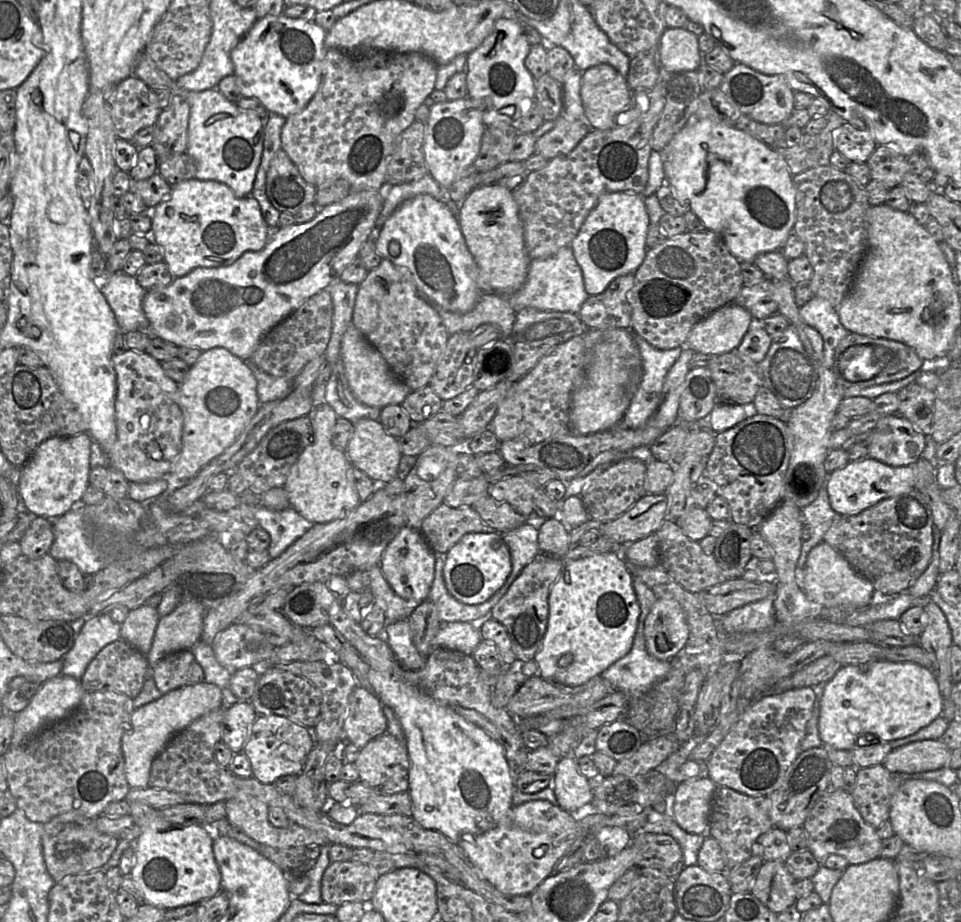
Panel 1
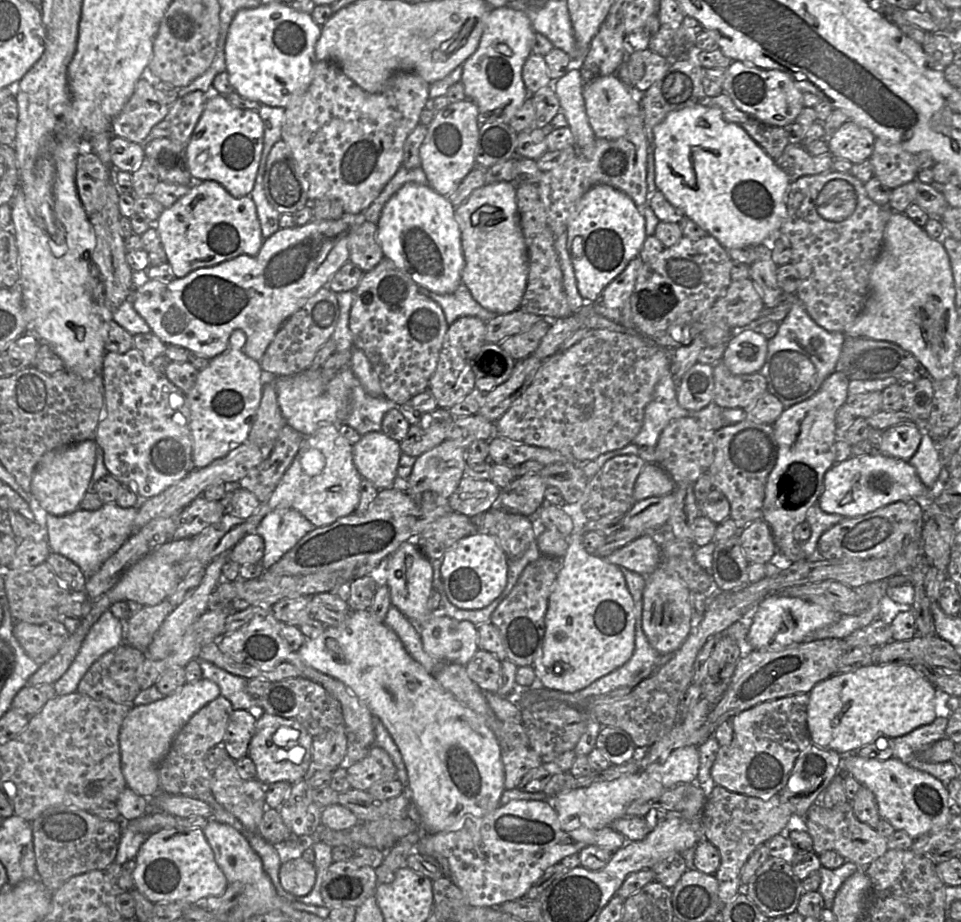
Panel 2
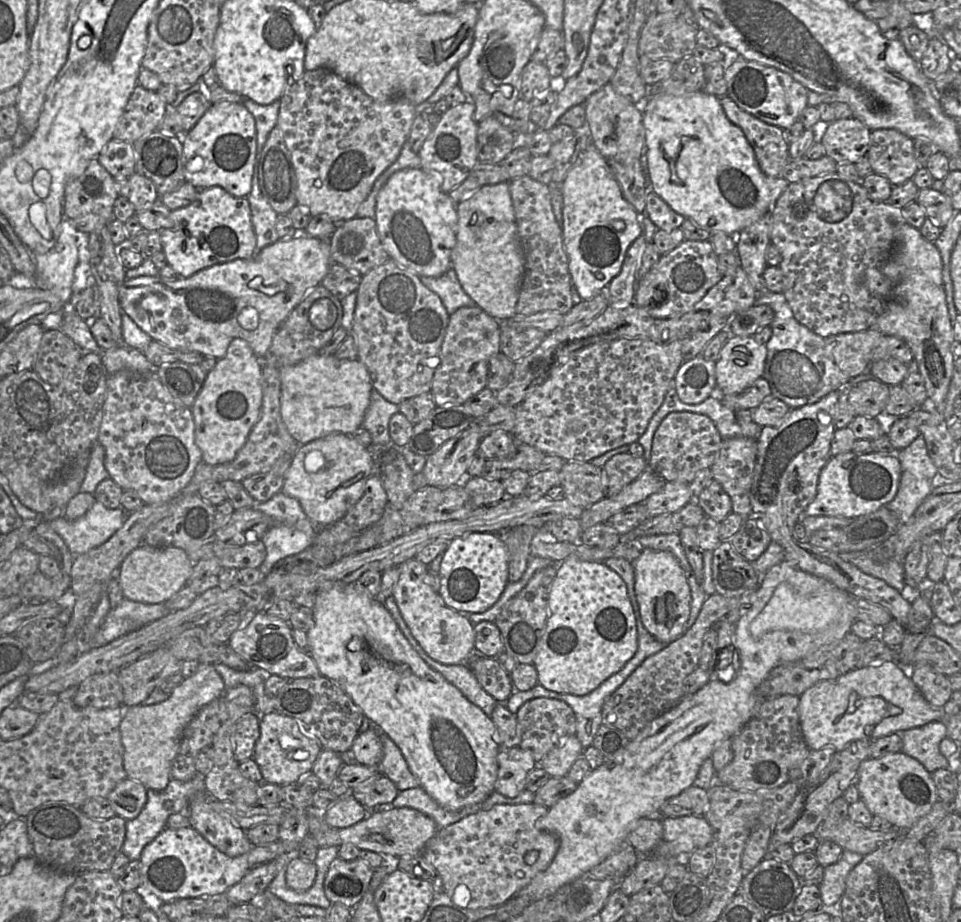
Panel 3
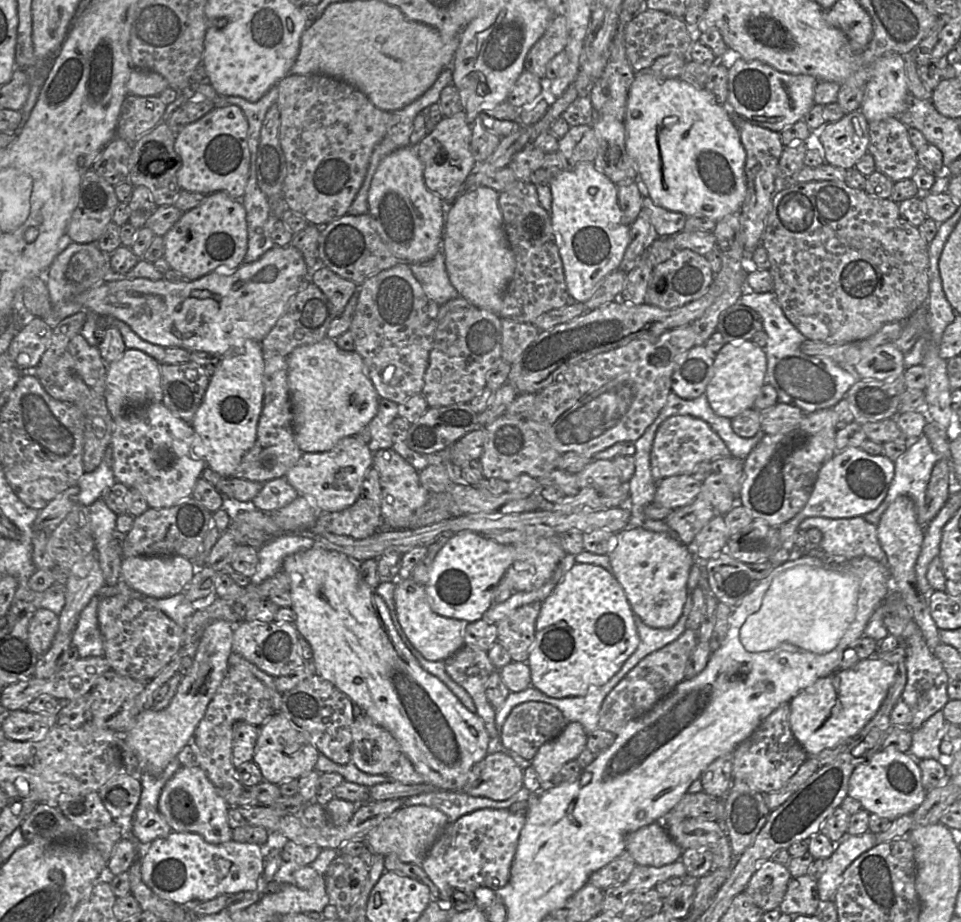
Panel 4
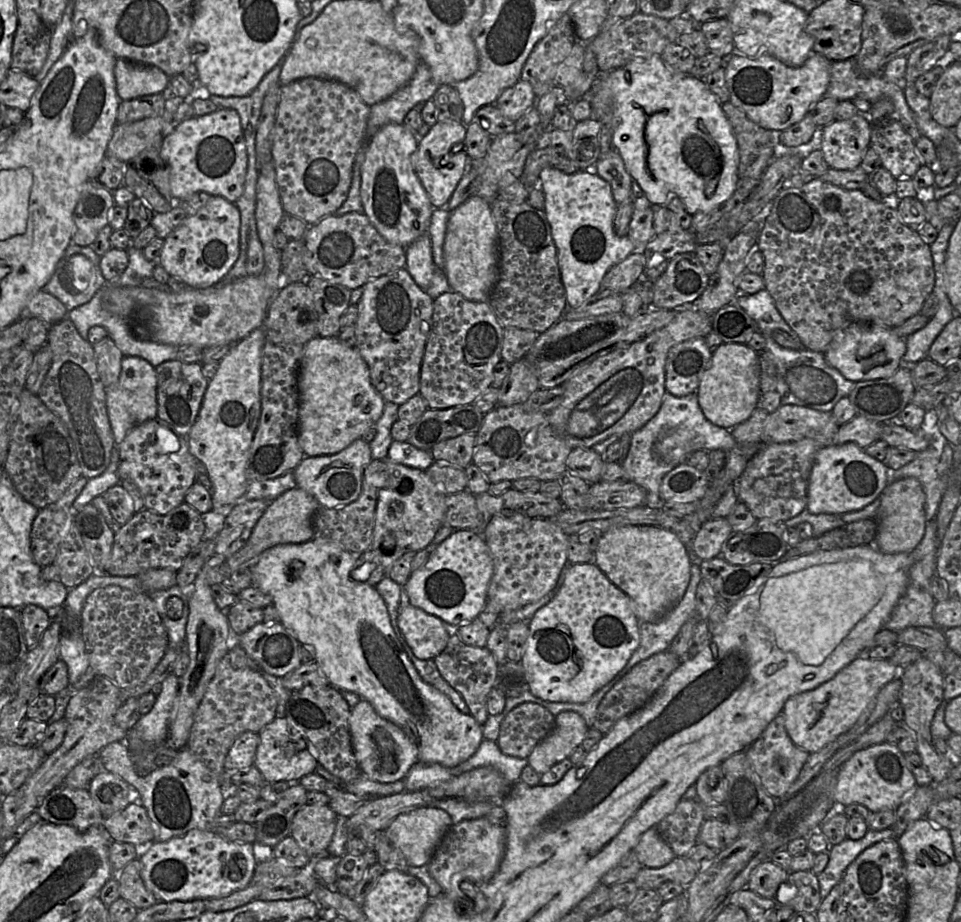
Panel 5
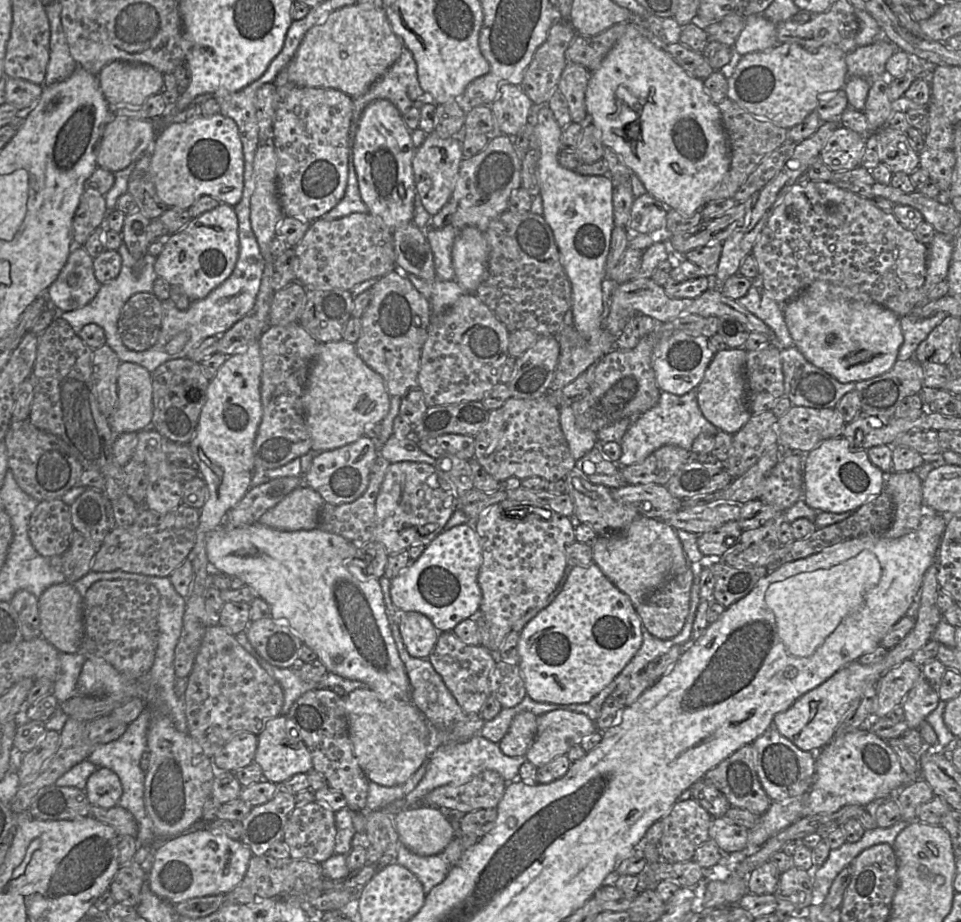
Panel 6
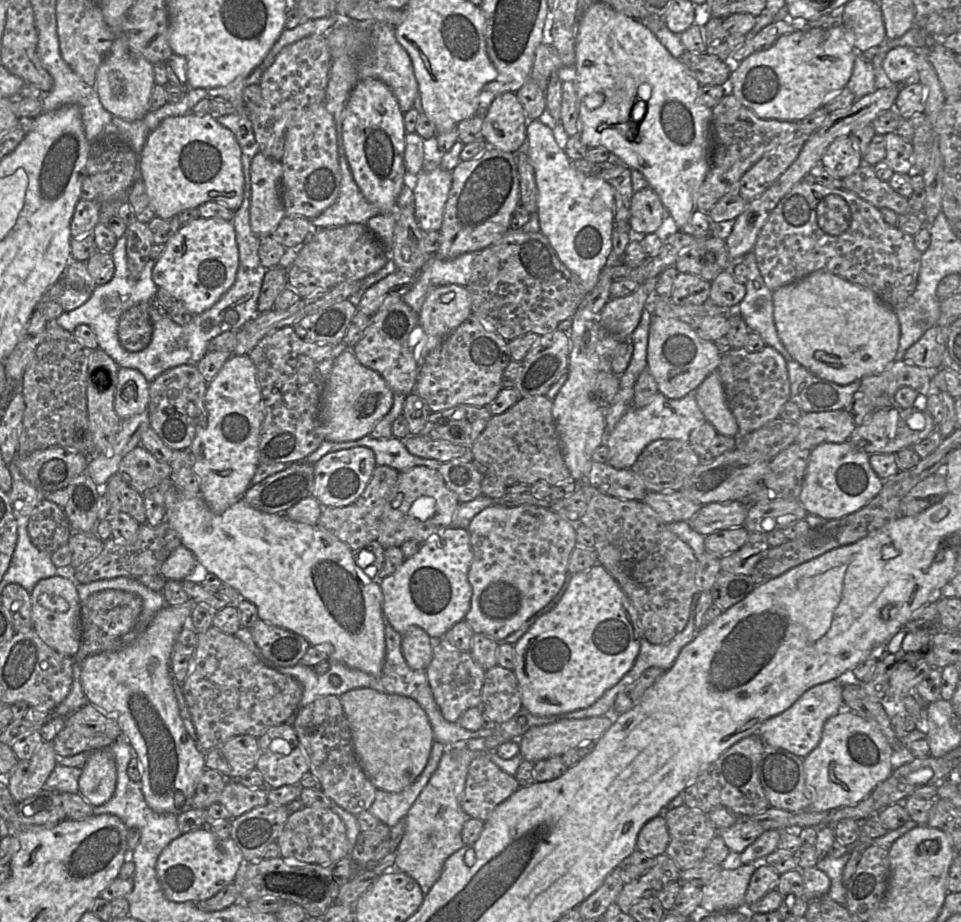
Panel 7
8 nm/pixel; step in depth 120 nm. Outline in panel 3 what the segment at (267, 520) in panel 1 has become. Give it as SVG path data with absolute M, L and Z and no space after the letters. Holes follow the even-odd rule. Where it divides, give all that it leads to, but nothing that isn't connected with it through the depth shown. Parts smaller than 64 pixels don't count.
M281 491L266 502L256 503L255 508L272 518L272 526L261 539L266 549L266 556L258 569L266 576L278 561L300 553L311 546L320 527L307 517L297 499Z

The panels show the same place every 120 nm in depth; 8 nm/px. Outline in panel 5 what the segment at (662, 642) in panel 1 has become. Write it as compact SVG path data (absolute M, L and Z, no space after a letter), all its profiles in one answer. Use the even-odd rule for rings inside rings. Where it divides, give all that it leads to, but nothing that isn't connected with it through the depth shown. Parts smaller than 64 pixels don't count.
M622 525L604 532L593 562L629 598L640 622L658 622L682 600L691 578L692 561L686 546L670 529L652 525Z

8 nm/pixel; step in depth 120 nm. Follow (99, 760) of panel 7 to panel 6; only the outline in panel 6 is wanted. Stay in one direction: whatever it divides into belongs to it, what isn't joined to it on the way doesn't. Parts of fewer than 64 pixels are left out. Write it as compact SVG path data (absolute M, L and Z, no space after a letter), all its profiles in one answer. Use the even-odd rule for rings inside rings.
M98 767L88 778L85 792L92 805L112 808L118 805L123 788L118 775L106 767Z

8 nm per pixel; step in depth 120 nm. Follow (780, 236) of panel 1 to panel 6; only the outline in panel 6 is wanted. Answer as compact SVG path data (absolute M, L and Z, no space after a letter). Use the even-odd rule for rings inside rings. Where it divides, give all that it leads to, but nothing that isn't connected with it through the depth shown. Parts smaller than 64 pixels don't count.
M644 35L622 36L603 59L600 67L591 72L585 92L585 108L591 124L601 132L601 141L604 147L612 149L620 156L623 163L638 176L648 194L661 201L667 208L671 208L683 216L692 216L696 211L700 211L706 204L704 203L705 195L720 183L730 167L730 147L721 113L706 92L703 80L688 74L665 50L663 45L658 45ZM632 123L638 123L639 126L639 135L635 140L630 140L627 137L627 128Z

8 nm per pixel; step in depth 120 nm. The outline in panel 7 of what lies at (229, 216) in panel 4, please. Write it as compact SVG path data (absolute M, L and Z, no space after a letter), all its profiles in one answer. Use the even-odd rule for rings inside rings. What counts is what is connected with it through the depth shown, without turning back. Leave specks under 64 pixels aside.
M198 217L181 225L164 244L164 251L155 261L152 279L158 288L165 289L192 314L211 308L232 286L239 266L239 252L232 221L221 218Z

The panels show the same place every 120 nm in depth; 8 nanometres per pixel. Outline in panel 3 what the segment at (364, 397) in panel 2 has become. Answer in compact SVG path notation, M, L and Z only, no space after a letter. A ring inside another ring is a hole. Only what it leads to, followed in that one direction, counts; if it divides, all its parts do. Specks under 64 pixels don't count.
M374 388L370 394L370 404L362 422L372 438L374 447L393 445L389 434L389 420L398 412L398 406L388 402Z

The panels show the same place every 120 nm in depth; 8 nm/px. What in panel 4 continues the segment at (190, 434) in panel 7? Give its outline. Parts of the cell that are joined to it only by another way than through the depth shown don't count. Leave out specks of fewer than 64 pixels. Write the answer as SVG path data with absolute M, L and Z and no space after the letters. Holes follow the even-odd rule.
M194 362L160 363L162 403L186 423L191 423L201 404L210 377Z

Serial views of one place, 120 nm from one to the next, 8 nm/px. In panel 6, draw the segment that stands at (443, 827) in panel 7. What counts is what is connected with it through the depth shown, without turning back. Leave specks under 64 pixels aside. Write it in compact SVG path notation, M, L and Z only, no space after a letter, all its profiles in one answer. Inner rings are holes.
M477 734L459 742L443 743L434 747L428 757L426 773L419 784L405 797L402 802L394 803L384 809L405 809L424 805L424 797L432 790L446 785L462 785L485 770L498 772L509 783L518 778L521 765L526 761L525 756L511 757L503 754L499 745ZM399 835L395 862L410 870L419 879L425 894L444 881L451 867L442 852L431 856L418 855L399 841Z

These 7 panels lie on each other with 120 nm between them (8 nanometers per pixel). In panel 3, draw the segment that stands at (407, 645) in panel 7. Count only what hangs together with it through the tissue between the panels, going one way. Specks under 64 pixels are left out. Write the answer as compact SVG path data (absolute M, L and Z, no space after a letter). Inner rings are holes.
M415 557L406 560L399 567L399 579L392 596L413 637L425 653L442 664L466 663L475 653L474 624L459 612L449 608L427 584L428 565Z

